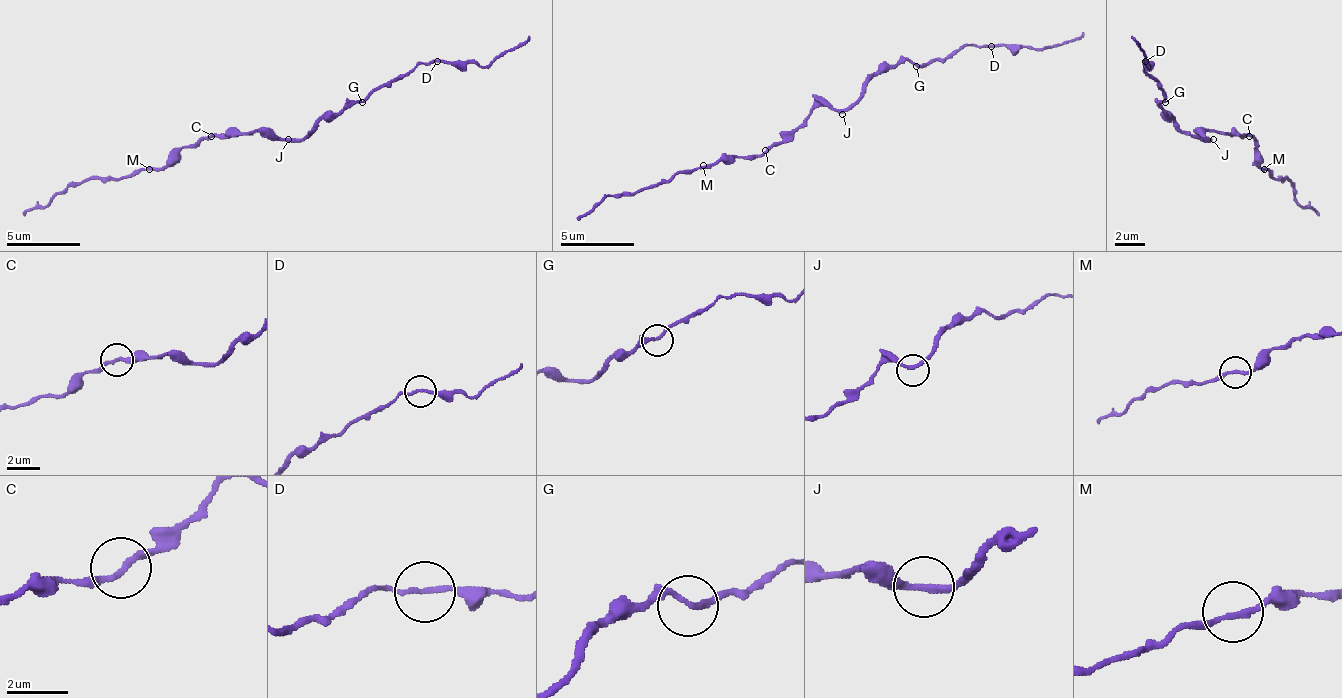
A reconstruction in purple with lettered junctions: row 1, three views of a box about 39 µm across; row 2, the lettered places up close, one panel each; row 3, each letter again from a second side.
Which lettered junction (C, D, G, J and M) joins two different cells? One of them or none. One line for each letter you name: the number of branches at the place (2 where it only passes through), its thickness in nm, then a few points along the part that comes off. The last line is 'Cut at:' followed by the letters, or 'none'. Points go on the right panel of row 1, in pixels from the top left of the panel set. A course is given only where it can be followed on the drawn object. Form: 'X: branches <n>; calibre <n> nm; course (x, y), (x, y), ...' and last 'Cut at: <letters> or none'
Cut at: none

